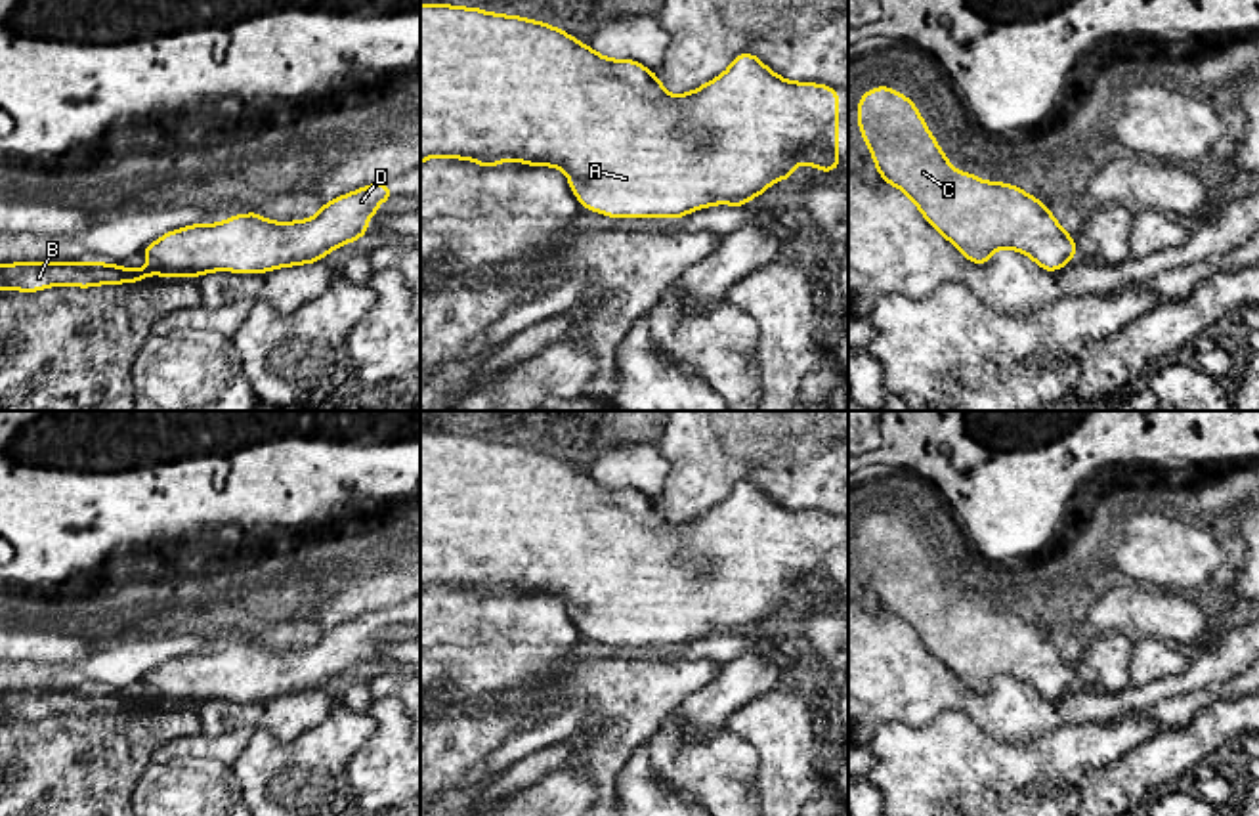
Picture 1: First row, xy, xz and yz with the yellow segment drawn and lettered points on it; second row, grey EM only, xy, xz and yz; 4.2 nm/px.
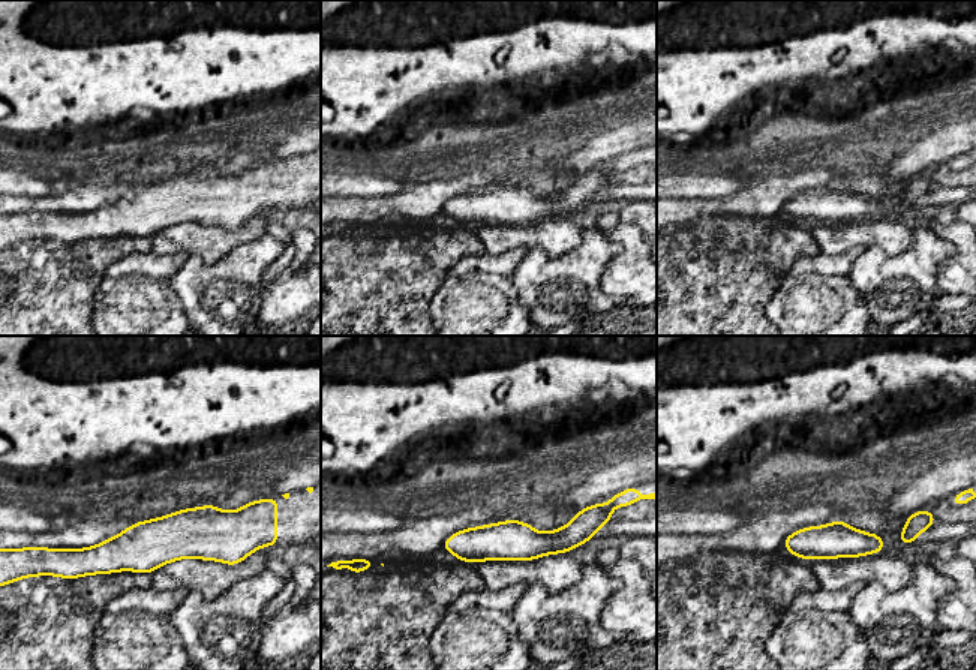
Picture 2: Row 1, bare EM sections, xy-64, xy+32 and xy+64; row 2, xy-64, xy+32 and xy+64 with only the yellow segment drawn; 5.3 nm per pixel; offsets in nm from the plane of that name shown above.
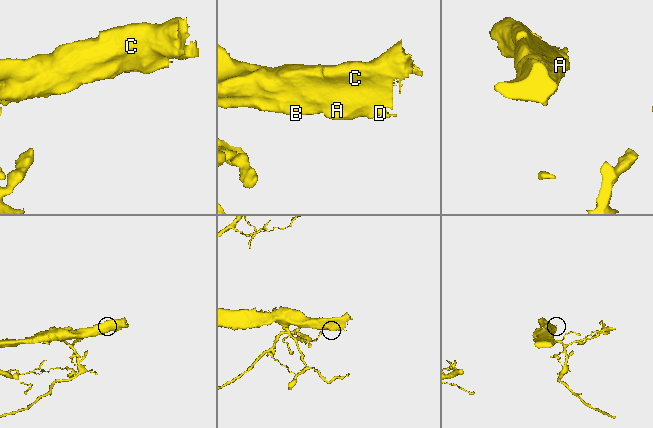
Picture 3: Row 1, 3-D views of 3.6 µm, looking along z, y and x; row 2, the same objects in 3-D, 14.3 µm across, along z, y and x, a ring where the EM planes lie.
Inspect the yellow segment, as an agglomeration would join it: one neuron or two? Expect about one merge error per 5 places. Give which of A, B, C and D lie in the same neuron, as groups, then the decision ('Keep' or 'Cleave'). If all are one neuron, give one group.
Groups: A B C D. Keep

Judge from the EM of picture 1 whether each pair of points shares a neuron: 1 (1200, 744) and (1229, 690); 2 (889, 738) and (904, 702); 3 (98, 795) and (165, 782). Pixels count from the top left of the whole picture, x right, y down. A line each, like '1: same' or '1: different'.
1: different
2: different
3: different

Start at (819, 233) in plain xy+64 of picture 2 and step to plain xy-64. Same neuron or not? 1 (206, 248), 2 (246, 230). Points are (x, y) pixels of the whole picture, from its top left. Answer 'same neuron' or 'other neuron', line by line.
1: same neuron
2: same neuron

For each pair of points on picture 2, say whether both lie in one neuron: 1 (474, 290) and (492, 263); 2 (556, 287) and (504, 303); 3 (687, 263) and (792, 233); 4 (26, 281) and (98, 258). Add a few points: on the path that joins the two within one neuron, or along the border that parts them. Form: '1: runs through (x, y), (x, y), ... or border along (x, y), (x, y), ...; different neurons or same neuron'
1: border along (449, 275), (502, 275), (508, 278); different neurons
2: border along (508, 278), (531, 320); different neurons
3: runs through (712, 263), (757, 263), (766, 254); same neuron
4: runs through (44, 281), (59, 281), (80, 267); same neuron

